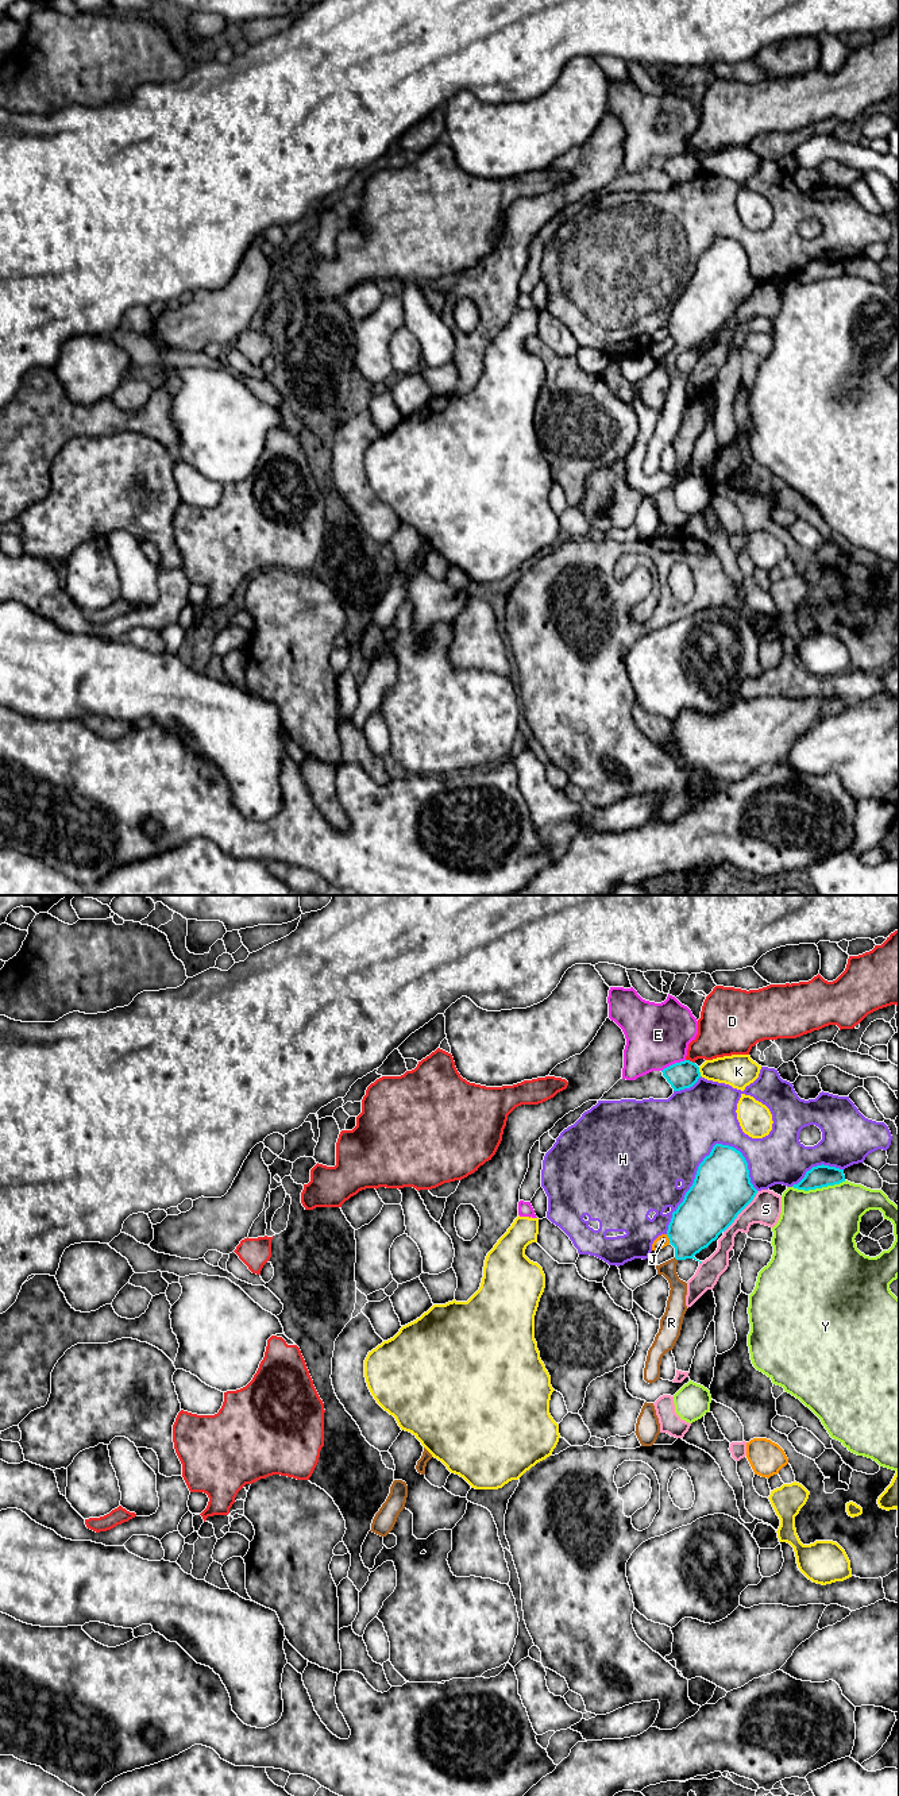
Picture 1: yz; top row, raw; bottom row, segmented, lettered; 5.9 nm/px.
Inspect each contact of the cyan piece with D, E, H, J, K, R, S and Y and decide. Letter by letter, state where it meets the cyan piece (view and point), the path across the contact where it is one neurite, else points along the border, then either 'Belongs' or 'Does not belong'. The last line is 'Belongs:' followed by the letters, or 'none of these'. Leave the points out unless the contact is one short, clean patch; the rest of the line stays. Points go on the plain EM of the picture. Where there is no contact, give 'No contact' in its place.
D: Touches cyan at yz (689, 153). Does not belong
E: Touches cyan at yz (672, 157). Does not belong
H: Touches cyan at yz (695, 270). Does not belong
J: Touches cyan at yz (668, 330). Does not belong
K: Touches cyan at yz (698, 164). Does not belong
R: No contact. Belongs
S: Touches cyan at yz (741, 303). Does not belong
Y: Touches cyan at yz (818, 280). Does not belong
Belongs: R

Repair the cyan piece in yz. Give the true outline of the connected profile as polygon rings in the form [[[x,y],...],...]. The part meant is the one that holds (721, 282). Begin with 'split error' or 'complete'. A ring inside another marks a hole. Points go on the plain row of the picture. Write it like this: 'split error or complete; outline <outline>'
split error; outline [[[715,236],[699,257],[683,294],[672,305],[667,328],[675,340],[675,350],[656,358],[657,367],[668,373],[671,382],[659,425],[648,443],[644,460],[647,475],[660,471],[661,451],[674,442],[687,404],[687,375],[676,366],[678,354],[697,352],[694,348],[715,334],[756,286],[742,246],[733,239]]]

